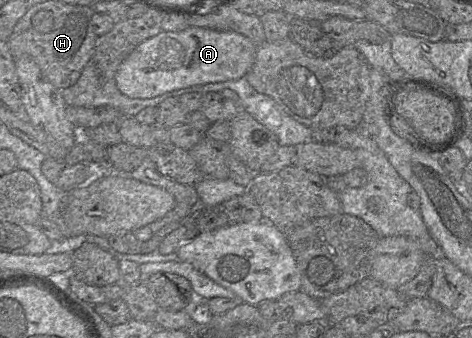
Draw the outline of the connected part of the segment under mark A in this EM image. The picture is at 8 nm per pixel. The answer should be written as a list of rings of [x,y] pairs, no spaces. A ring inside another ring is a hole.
[[[189,26],[183,31],[161,31],[140,43],[120,64],[114,80],[121,93],[130,98],[153,98],[182,88],[224,82],[245,77],[252,67],[257,45],[246,36],[229,30]]]

